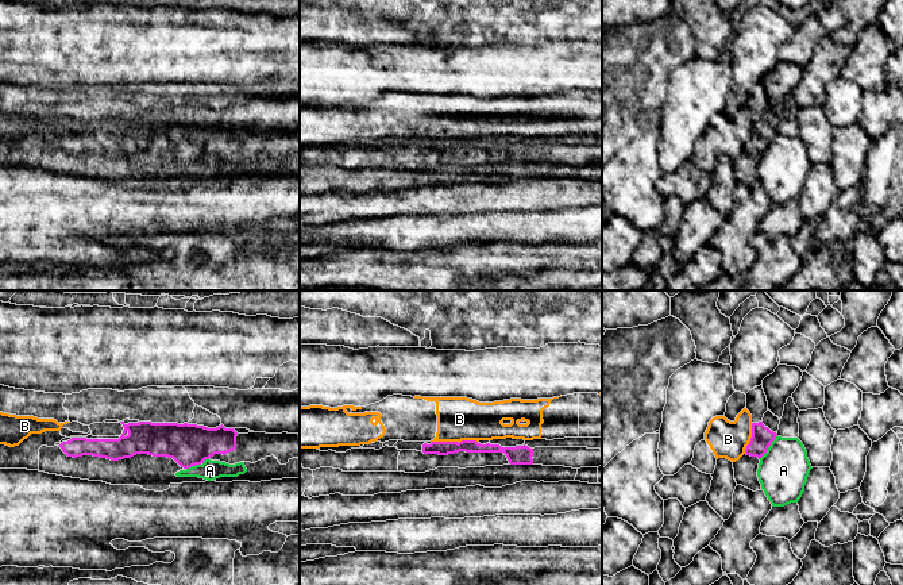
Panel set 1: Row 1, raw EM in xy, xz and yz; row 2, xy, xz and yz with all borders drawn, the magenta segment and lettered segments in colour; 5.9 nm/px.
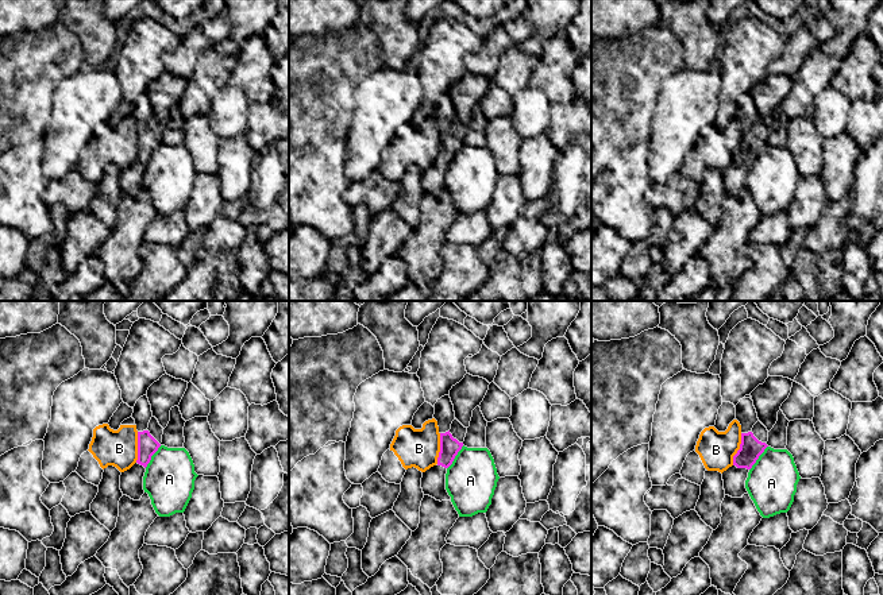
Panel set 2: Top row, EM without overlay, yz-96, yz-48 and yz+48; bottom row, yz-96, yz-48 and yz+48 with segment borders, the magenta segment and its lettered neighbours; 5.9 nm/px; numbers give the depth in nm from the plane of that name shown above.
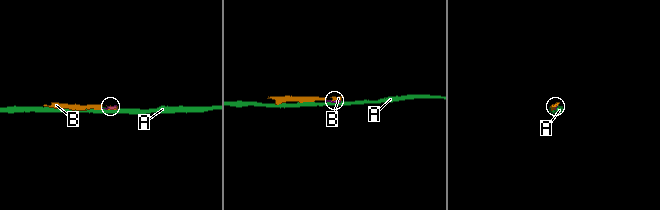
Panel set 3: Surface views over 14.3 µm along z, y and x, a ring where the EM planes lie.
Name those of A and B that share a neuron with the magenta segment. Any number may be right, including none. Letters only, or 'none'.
none

